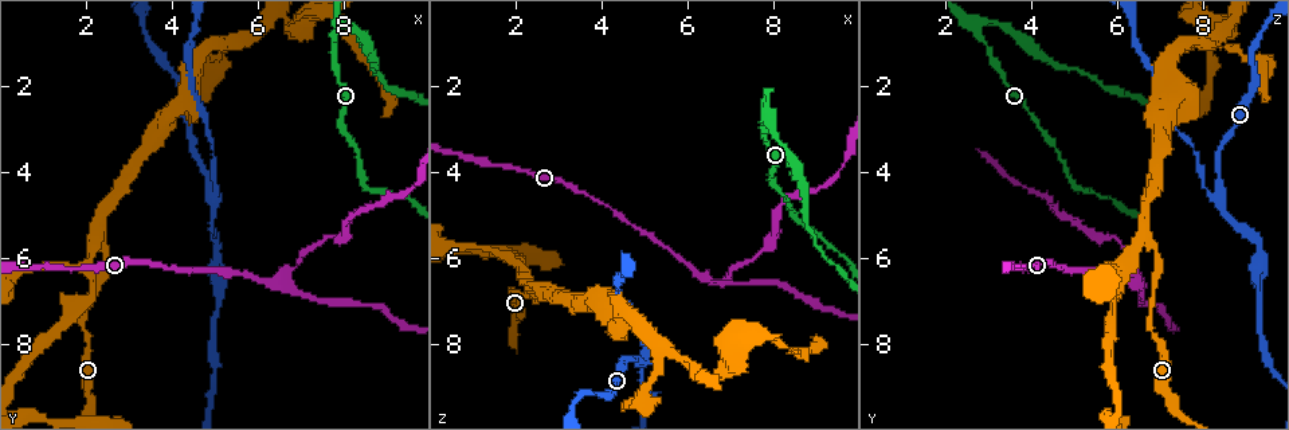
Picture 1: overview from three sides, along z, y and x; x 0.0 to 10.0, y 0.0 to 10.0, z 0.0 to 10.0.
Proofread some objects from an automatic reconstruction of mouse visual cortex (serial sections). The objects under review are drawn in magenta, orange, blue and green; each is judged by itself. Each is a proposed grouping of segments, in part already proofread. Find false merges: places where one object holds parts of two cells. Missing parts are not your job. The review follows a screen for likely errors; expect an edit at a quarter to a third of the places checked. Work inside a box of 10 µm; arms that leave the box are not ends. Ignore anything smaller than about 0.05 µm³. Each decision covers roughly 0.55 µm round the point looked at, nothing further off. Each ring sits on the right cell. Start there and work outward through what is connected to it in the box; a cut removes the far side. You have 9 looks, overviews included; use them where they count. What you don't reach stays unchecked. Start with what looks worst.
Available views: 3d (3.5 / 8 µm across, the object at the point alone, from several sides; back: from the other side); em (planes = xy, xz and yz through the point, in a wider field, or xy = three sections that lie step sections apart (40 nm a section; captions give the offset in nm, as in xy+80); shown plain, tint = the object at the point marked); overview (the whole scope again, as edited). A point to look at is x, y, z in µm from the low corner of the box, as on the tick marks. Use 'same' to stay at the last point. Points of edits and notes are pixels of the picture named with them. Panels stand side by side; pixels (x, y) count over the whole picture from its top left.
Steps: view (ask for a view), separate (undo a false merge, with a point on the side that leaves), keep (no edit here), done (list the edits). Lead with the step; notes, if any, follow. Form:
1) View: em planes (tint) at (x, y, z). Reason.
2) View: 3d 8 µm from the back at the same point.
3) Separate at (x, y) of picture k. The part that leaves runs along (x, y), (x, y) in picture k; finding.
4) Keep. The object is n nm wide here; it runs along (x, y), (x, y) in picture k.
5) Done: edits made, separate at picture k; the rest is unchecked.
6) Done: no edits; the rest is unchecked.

View: 3d 8 µm at (7.85, 0.65, 2.70). Thin neck.

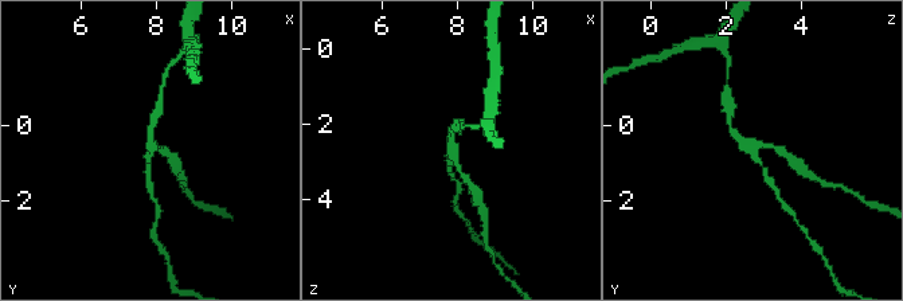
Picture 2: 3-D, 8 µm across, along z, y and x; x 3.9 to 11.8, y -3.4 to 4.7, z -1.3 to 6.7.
View: em xy step 2 (tint) at the same point.

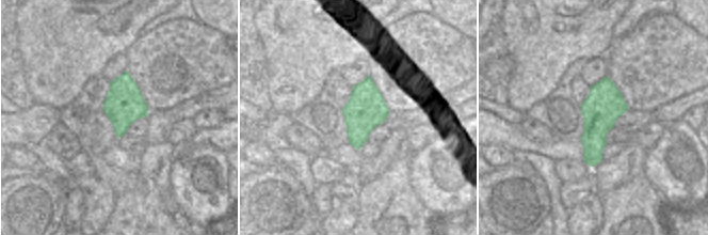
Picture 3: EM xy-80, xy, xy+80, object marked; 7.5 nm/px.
Keep. The arms are 150, 200, 200 nm wide; it runs along (149, 184), (149, 148), (167, 152) in picture 2; one cell here.

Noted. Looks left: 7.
View: 3d 3.5 µm at (2.40, 5.50, 6.70). Looks like a crossing.

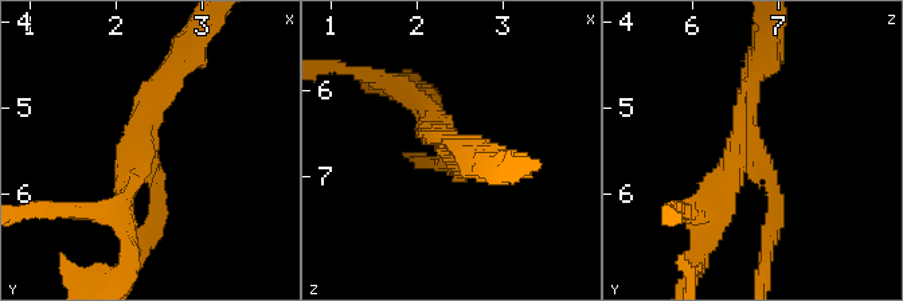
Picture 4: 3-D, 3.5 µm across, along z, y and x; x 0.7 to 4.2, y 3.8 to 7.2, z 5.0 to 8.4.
View: em xy step 3 (tint) at (2.30, 5.45, 6.70). 4 arms meet here; the arms are 200, 200, 200, 250 nm wide.

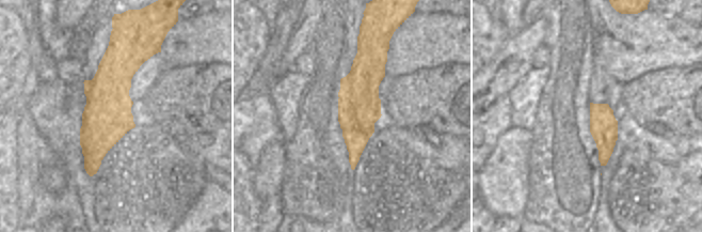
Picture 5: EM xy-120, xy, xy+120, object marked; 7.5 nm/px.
Separate at (716, 182) of picture 4. The part that leaves runs along (144, 145), (156, 88), (194, 38) in picture 4; two cells meet here.

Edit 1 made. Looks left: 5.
View: 3d 3.5 µm at (4.95, 4.65, 8.35). Three arms meet.

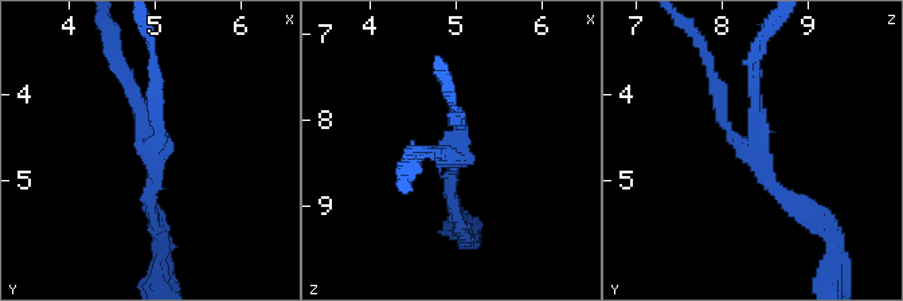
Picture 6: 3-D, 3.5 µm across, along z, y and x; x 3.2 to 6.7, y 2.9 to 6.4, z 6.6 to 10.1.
View: em xy step 1 (tint) at (4.95, 4.60, 8.35). 3 arms meet here; the arms are 150, 200, 200 nm wide.

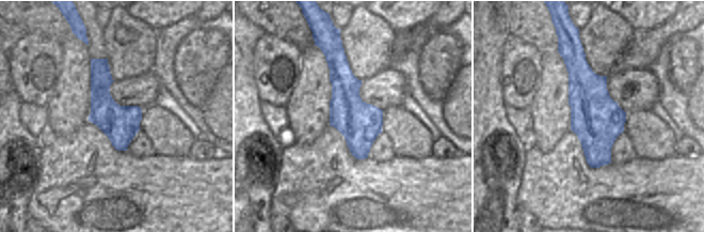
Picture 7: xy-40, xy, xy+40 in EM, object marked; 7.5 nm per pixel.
Keep. It runs along (339, 50), (362, 156) in picture 7; all the same cell.

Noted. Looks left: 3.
View: 3d 3.5 µm at (6.45, 6.45, 6.50). Three arms meet.

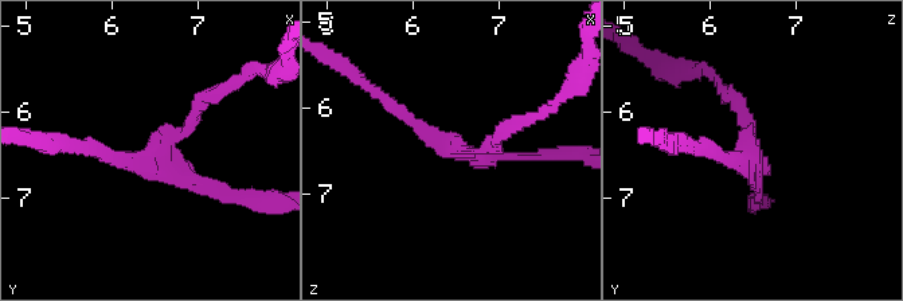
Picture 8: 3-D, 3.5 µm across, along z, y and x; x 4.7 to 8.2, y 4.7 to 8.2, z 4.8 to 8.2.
View: em xy step 3 (tint) at (6.55, 6.55, 6.45).

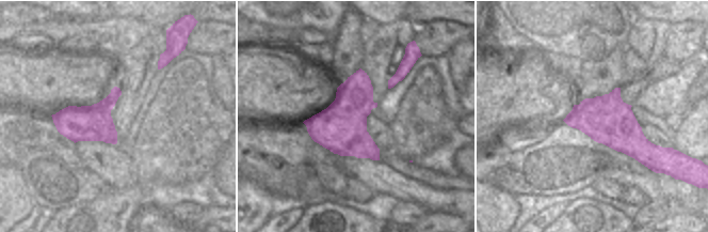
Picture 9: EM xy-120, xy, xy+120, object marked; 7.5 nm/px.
View: em xy step 2 (tint) at the same point.

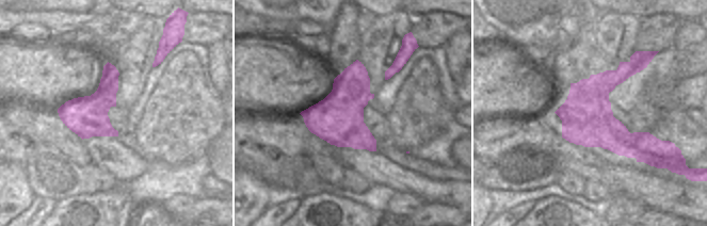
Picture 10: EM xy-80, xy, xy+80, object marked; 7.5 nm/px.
Separate at (505, 132) of picture 8. 3 arms meet here; the arms are 150, 150, 200 nm wide; the part that leaves runs along (489, 151), (571, 85) in picture 8; two cells meet here.

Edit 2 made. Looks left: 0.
Done: edits made, separate at picture 4, separate at picture 8; the rest is unchecked.

